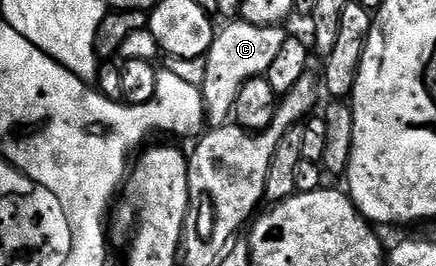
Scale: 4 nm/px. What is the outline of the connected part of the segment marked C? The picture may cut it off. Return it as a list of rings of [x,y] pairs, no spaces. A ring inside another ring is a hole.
[[[243,21],[235,22],[228,23],[225,27],[221,26],[217,30],[216,40],[202,63],[204,104],[208,109],[208,123],[212,127],[225,126],[233,118],[243,86],[252,79],[267,76],[270,65],[274,65],[274,59],[281,52],[286,38],[283,26],[263,27]]]

